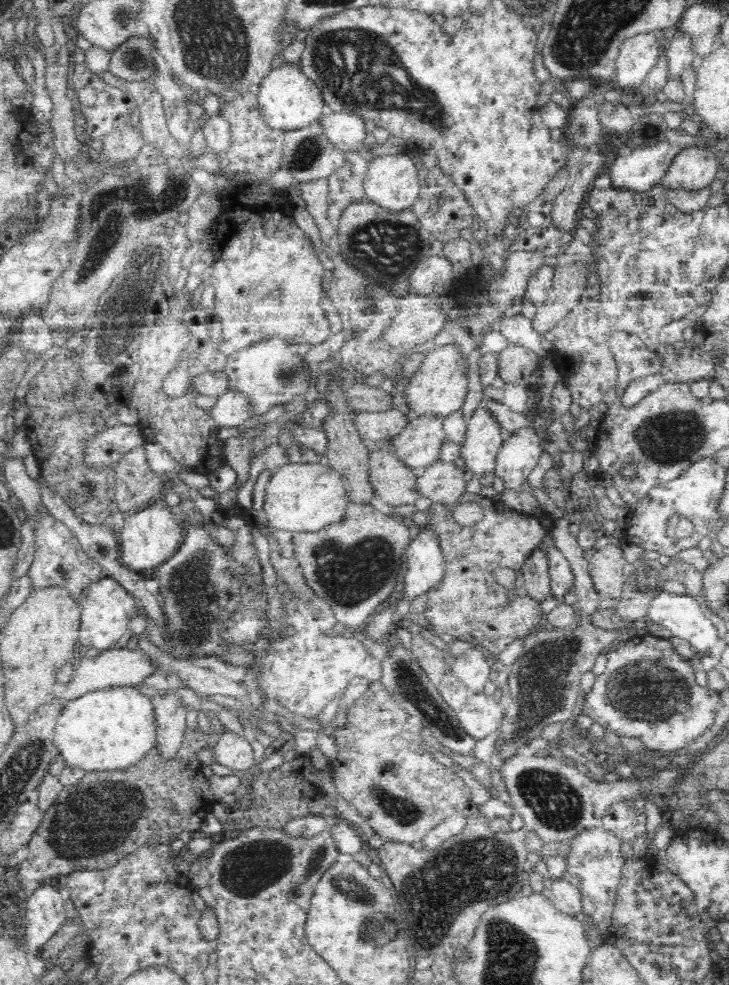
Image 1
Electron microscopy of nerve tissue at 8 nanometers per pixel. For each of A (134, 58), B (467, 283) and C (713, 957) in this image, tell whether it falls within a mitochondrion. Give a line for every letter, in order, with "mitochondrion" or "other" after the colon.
A: mitochondrion
B: other
C: other

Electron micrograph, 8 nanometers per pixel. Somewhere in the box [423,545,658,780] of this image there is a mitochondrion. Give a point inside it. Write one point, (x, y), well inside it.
(537, 681)

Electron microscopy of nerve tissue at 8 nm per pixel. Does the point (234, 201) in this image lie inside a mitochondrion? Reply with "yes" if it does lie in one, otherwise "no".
no

